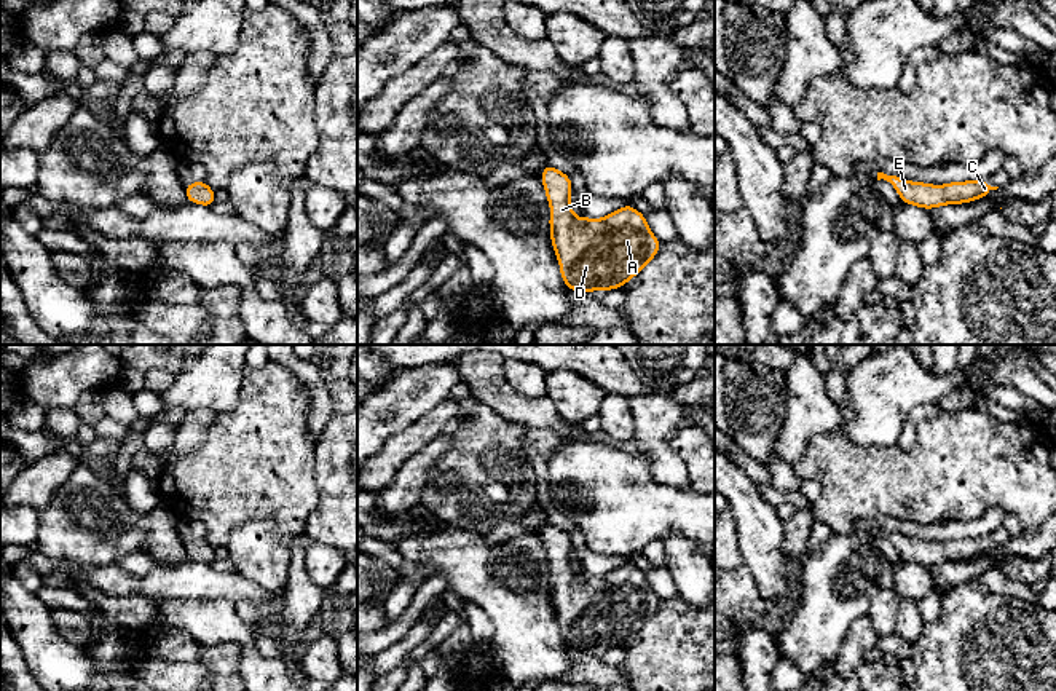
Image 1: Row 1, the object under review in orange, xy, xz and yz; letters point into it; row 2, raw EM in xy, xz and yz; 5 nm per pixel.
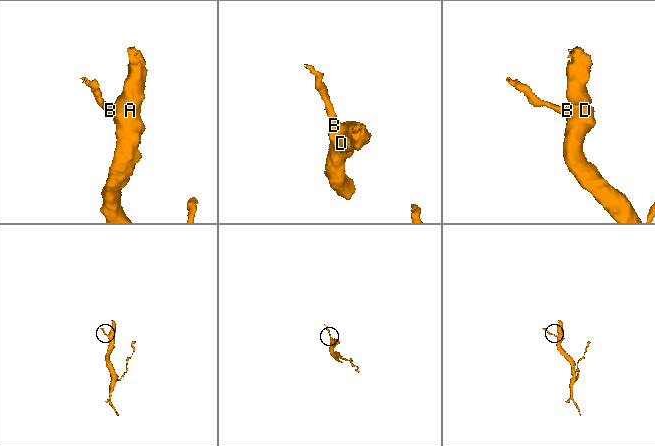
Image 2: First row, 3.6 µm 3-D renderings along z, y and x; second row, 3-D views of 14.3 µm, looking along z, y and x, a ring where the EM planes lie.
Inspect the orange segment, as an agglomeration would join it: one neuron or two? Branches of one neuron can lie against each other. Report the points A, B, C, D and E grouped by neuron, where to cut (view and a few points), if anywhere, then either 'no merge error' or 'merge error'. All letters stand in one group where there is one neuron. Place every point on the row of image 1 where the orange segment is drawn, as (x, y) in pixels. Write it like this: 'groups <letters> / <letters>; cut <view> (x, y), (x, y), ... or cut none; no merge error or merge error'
groups A B C D E; cut none; no merge error

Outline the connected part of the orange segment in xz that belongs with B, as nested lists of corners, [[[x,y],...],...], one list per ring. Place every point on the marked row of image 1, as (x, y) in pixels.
[[[547,163],[541,180],[550,206],[550,241],[560,262],[560,276],[573,292],[589,294],[624,287],[659,252],[662,243],[652,235],[646,217],[633,206],[625,204],[603,219],[585,215],[577,219],[571,209],[571,177]]]

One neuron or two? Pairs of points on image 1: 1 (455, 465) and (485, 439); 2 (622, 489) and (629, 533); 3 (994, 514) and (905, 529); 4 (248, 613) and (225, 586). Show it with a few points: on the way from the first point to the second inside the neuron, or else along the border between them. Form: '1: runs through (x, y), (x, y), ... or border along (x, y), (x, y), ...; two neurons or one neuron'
1: runs through (463, 461), (477, 447); one neuron
2: runs through (622, 500), (624, 522); one neuron
3: runs through (972, 529), (927, 532); one neuron
4: border along (275, 596), (259, 604), (246, 600), (235, 604); two neurons

